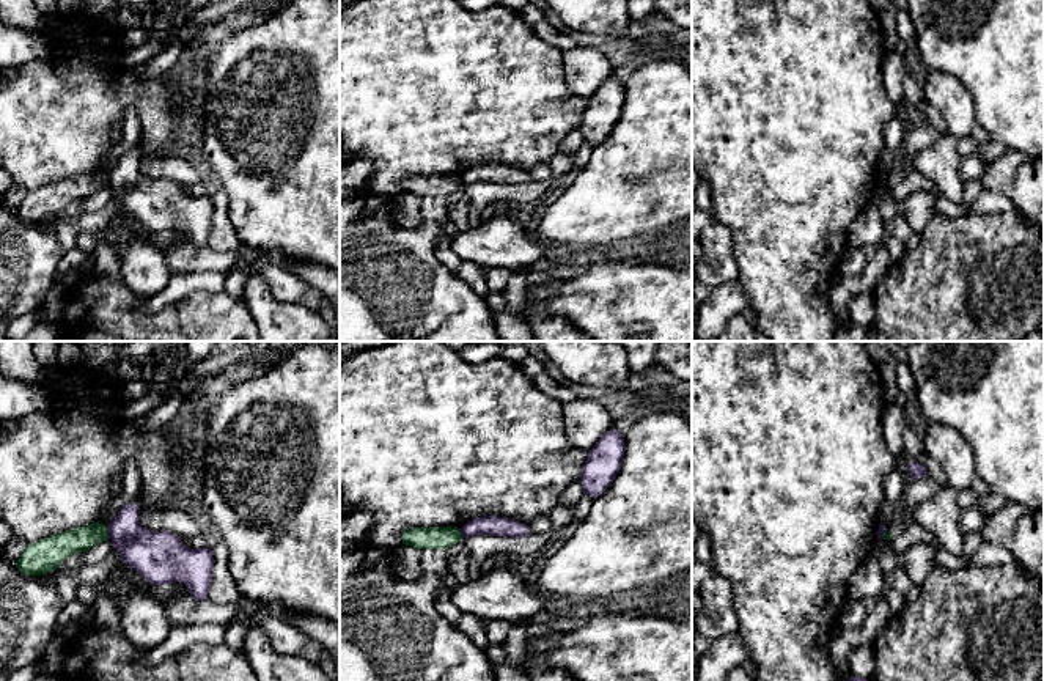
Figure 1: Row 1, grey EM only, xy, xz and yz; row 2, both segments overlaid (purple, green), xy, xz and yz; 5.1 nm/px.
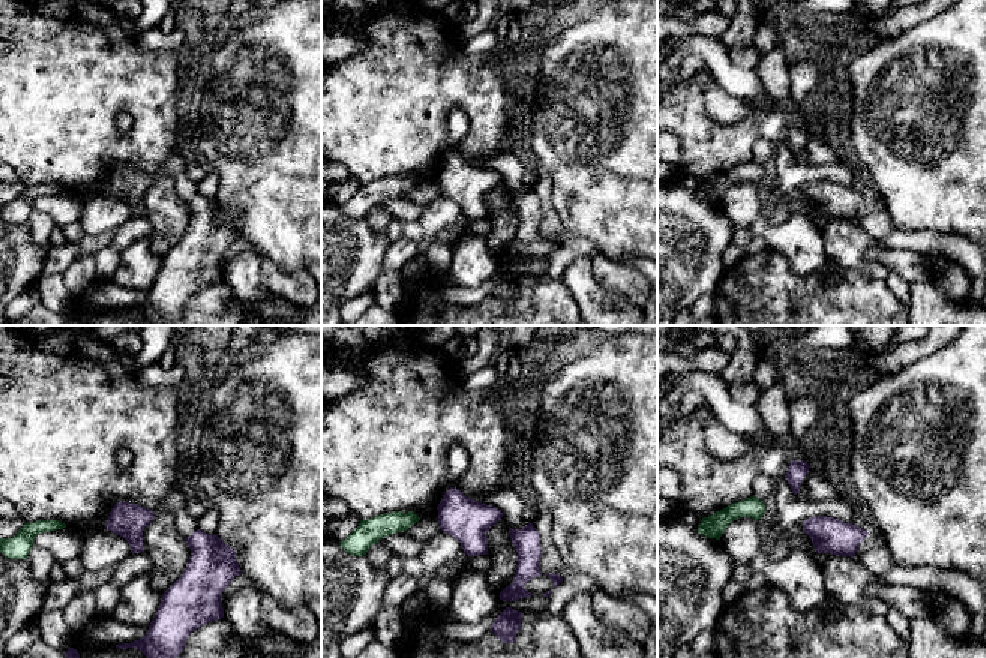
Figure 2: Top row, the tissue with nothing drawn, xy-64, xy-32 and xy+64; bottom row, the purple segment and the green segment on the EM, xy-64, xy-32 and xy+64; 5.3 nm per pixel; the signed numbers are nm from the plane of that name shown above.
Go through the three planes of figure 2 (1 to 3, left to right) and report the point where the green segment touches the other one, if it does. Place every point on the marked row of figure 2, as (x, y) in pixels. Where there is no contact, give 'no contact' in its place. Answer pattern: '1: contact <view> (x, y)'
1: no contact
2: no contact
3: no contact

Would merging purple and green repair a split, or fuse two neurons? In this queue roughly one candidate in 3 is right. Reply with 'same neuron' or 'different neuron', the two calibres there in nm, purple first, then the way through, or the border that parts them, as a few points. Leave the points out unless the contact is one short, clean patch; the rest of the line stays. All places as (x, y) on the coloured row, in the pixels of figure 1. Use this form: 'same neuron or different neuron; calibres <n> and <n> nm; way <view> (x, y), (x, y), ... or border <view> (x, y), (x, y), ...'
different neuron; calibres 240 and 130 nm

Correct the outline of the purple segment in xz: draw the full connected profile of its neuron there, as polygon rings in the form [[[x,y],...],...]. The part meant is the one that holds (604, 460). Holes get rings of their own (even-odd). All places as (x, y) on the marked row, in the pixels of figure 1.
[[[612,428],[588,450],[580,480],[583,492],[596,499],[613,483],[626,451],[624,437]]]

